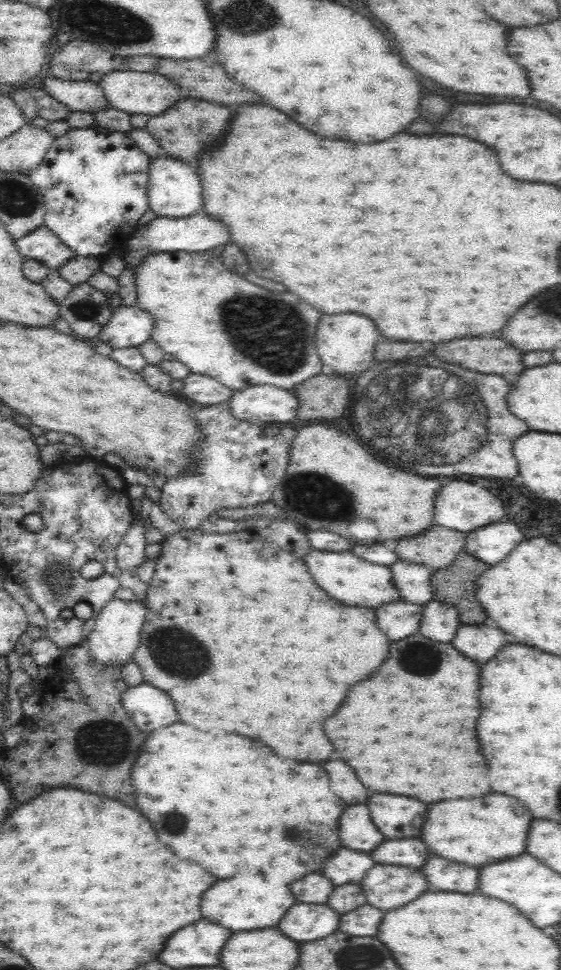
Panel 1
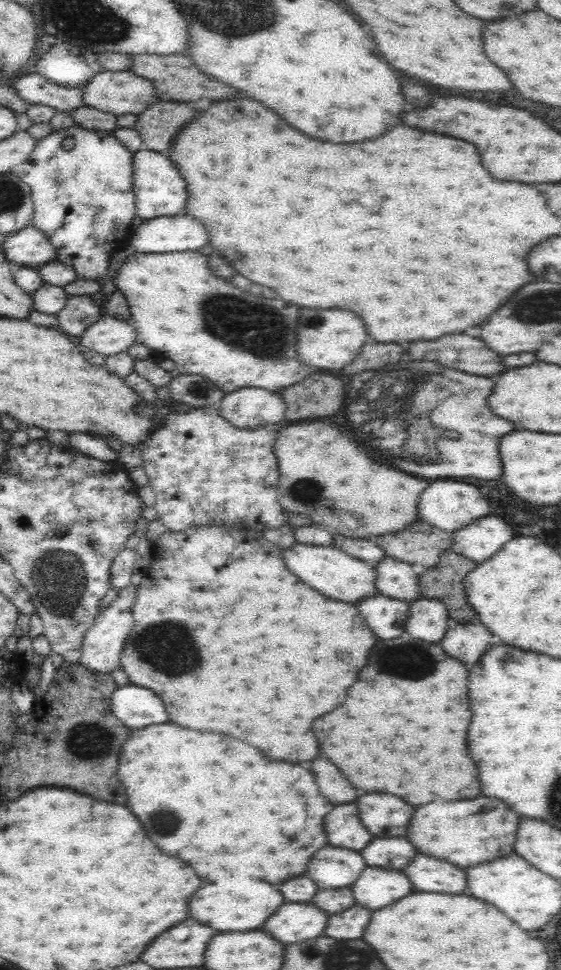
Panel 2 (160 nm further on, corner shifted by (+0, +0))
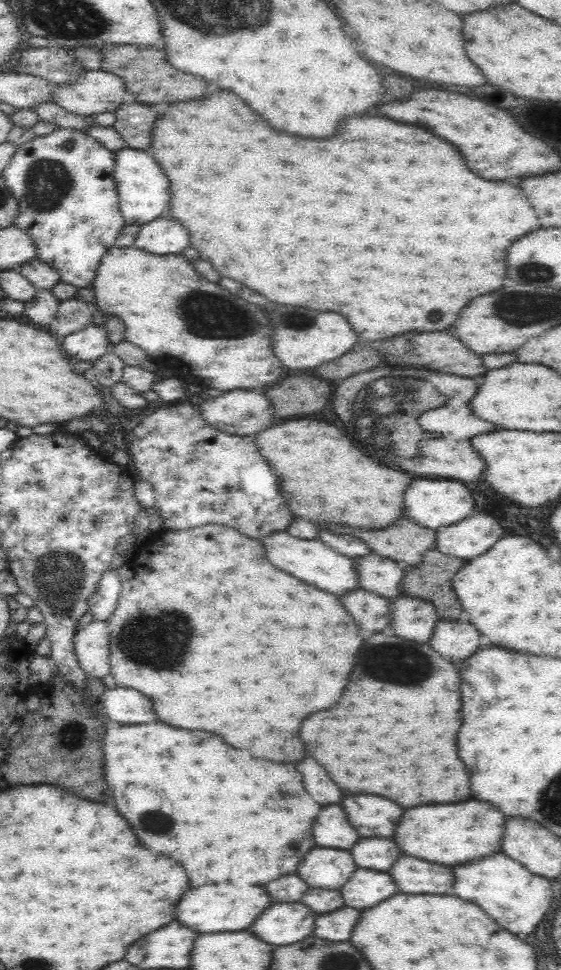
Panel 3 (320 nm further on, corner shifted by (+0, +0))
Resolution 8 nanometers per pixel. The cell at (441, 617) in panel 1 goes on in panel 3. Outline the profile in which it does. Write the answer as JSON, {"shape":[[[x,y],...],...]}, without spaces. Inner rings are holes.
{"shape":[[[402,594],[388,599],[388,607],[390,607],[389,632],[394,632],[397,637],[406,640],[428,643],[434,624],[439,620],[432,603]]]}

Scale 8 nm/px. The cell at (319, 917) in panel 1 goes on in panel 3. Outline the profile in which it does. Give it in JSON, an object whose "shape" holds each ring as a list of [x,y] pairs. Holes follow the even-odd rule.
{"shape":[[[300,901],[268,906],[250,926],[250,930],[268,944],[286,946],[310,936],[317,914]]]}

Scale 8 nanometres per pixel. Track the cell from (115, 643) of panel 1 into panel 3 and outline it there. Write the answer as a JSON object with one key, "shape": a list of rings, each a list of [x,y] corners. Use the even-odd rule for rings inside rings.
{"shape":[[[92,621],[84,628],[78,628],[72,638],[74,645],[74,655],[78,659],[78,665],[86,673],[88,678],[101,679],[109,673],[109,656],[108,648],[108,625],[106,621]]]}

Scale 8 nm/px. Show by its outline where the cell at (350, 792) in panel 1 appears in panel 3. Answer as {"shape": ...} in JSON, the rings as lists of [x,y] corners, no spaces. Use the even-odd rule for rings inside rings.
{"shape":[[[314,758],[302,760],[300,764],[296,764],[296,768],[302,774],[302,782],[308,794],[316,798],[318,804],[326,806],[326,804],[338,804],[342,800],[342,790],[326,776],[324,768]]]}

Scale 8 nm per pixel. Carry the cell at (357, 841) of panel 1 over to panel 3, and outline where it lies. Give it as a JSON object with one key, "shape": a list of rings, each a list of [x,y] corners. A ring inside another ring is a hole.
{"shape":[[[332,804],[322,808],[318,818],[314,820],[314,843],[318,847],[347,850],[359,840],[356,830],[348,824],[346,814],[340,806]]]}

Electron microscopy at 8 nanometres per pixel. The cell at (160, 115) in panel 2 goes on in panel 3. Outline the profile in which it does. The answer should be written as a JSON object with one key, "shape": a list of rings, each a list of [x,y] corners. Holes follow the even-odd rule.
{"shape":[[[127,100],[114,112],[116,122],[112,125],[122,137],[122,146],[147,151],[150,146],[150,128],[157,120],[158,112],[140,102]]]}

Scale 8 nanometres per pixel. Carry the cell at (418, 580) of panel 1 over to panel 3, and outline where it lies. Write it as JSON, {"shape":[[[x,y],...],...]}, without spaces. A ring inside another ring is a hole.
{"shape":[[[371,552],[354,558],[354,571],[359,589],[387,599],[402,595],[400,578],[404,576],[404,568],[399,562]]]}

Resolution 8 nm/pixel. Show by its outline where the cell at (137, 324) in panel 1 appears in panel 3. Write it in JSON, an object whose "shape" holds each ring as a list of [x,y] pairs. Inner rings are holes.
{"shape":[[[94,324],[59,338],[59,343],[68,359],[76,358],[91,364],[102,354],[110,351],[106,329]]]}

